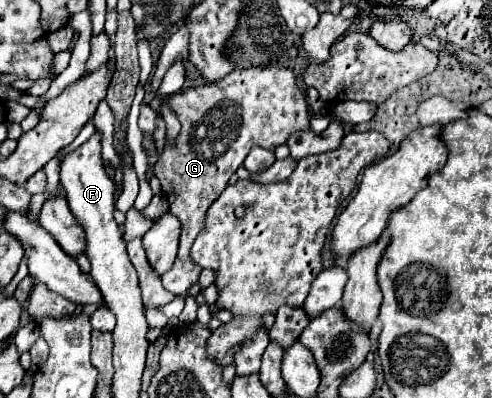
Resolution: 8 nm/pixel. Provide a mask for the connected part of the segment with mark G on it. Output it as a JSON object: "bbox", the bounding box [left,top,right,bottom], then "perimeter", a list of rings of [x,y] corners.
{"bbox":[155,65,309,295],"perimeter":[[[283,65],[233,71],[217,83],[171,95],[169,105],[181,121],[181,131],[175,147],[165,143],[165,151],[155,167],[155,177],[161,181],[171,213],[181,221],[181,243],[173,267],[161,279],[167,291],[185,295],[201,273],[201,267],[191,261],[189,249],[205,225],[209,205],[223,193],[229,177],[243,165],[253,145],[275,151],[287,143],[293,133],[309,129],[309,113],[293,71]]]}

